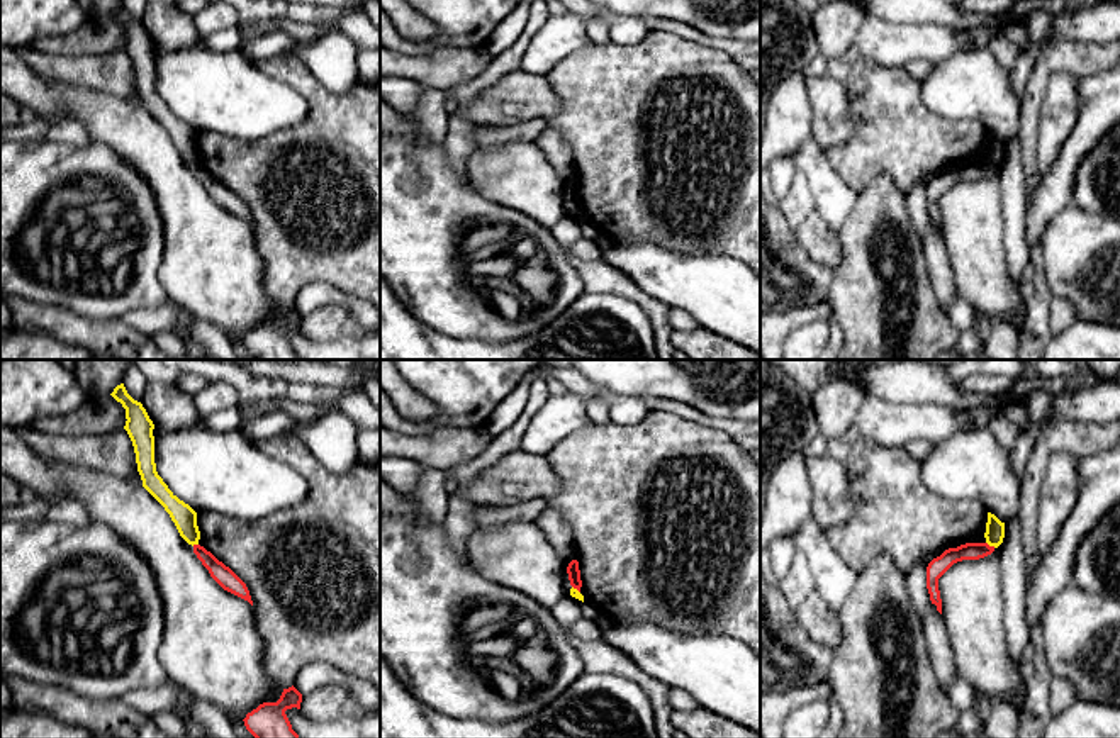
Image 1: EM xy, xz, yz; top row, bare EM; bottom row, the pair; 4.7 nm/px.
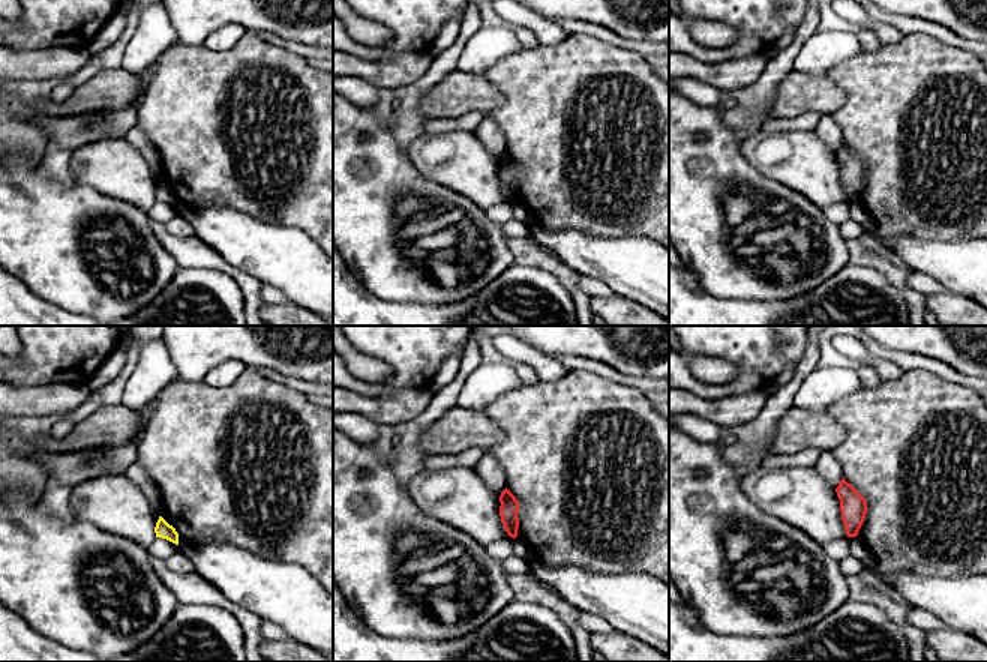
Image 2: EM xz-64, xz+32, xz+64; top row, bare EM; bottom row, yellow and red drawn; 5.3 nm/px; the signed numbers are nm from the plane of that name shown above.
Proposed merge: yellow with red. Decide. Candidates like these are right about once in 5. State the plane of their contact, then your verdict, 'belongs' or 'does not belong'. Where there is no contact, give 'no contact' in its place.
contact in yz; does not belong

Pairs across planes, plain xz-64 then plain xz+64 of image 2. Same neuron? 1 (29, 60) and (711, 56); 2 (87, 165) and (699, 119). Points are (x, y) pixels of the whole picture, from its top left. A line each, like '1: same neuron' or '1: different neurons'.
1: different neurons
2: different neurons

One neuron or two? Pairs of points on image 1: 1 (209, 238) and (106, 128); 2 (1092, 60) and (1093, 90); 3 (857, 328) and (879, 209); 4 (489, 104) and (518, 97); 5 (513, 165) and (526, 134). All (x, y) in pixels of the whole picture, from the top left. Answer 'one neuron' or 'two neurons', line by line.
1: one neuron
2: two neurons
3: one neuron
4: one neuron
5: two neurons

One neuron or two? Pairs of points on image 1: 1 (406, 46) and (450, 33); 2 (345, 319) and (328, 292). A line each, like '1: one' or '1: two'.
1: one
2: two

